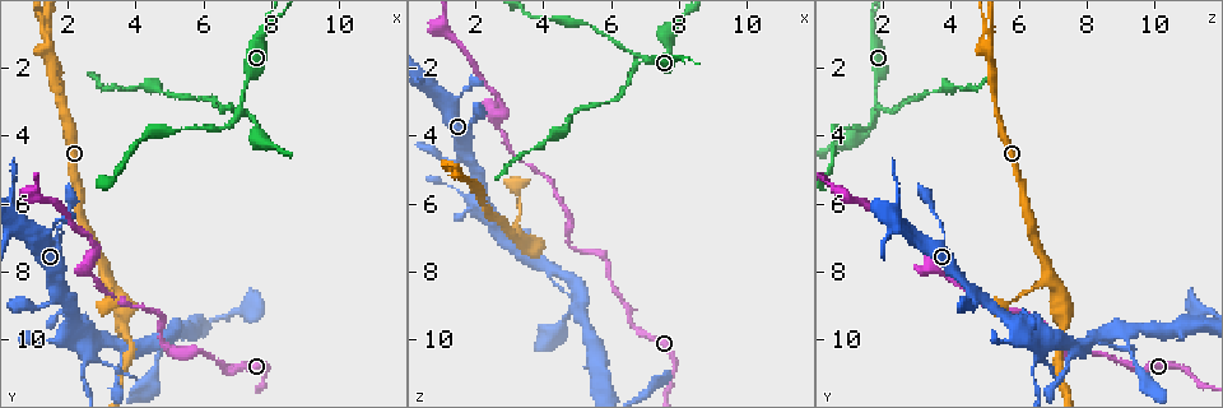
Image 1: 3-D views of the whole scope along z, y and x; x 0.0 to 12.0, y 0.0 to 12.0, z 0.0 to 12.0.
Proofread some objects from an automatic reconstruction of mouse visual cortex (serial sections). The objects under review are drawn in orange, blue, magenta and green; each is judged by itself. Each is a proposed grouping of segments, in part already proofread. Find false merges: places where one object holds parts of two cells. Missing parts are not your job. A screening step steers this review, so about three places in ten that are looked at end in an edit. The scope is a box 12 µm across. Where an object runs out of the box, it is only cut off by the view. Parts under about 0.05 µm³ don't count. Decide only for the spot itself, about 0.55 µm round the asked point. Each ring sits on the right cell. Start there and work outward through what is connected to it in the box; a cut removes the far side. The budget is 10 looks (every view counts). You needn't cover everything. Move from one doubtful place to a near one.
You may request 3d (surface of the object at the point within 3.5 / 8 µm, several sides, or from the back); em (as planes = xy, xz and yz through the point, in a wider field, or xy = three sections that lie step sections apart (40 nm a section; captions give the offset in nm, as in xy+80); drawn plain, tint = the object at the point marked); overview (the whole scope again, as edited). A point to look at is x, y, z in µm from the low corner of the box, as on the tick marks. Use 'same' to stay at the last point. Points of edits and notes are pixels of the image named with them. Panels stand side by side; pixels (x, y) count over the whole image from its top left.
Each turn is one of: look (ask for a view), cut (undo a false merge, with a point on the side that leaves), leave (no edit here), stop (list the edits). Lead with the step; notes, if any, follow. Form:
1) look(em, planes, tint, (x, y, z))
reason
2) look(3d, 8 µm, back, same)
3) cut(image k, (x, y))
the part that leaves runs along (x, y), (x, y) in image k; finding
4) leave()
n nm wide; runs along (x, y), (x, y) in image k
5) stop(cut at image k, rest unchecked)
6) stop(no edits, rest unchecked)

look(3d, 3.5 µm, (7.1, 3.2, 1.9))
looks like a crossing

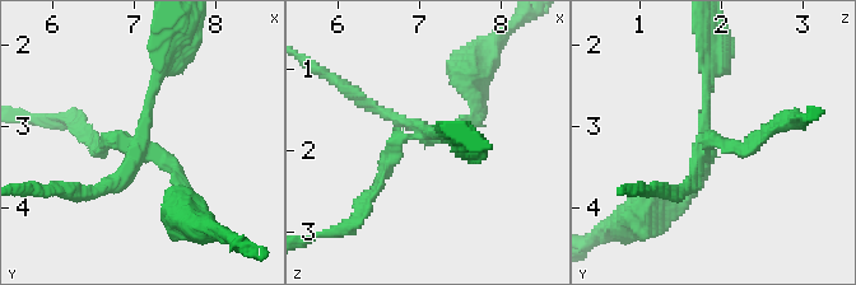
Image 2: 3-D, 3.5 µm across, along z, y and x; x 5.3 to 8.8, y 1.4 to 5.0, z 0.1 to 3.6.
look(em, planes, tint, (7.10, 3.25, 1.85))
4 arms; arms of 150, 150, 150, 150 nm; now the EM

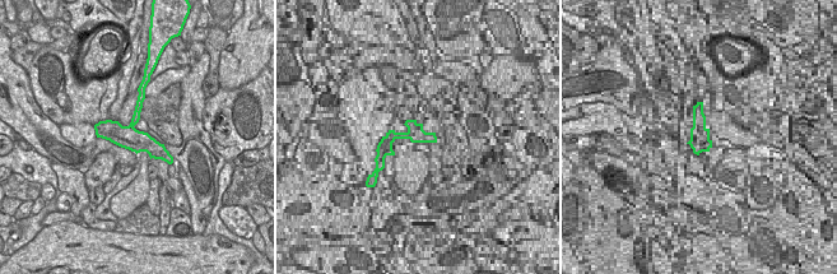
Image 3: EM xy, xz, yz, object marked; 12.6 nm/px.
cut(image 2, (384, 164))
two cells meet here

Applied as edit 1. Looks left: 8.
look(3d, 8 µm, (1.4, 1.4, 5.1))
three arms meet

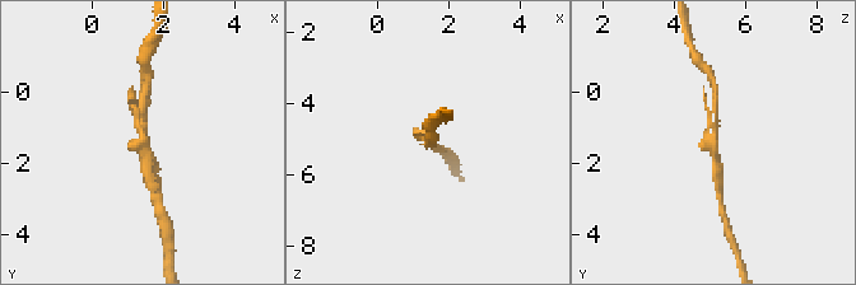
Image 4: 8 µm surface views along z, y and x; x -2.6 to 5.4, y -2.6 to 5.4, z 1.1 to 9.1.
look(3d, 3.5 µm, (1.5, 1.5, 5.0))
closer look

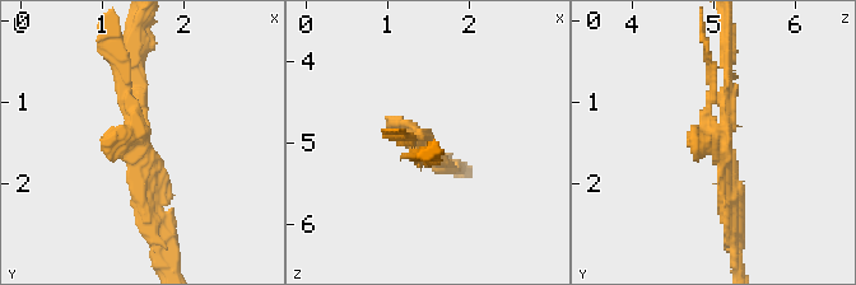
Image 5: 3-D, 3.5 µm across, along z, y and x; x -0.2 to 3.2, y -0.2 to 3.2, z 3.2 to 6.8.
look(em, xy, step 1, tint, (1.40, 1.45, 5.05))
3 arms; arms of 100, 150, 200 nm

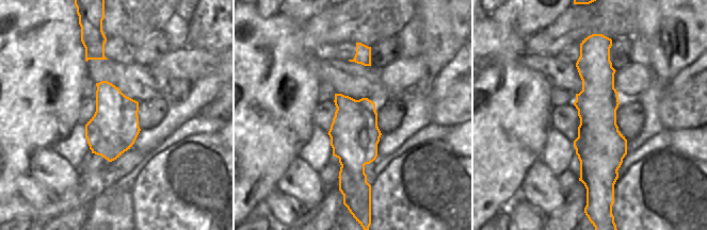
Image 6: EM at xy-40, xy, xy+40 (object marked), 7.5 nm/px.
leave()
runs along (163, 214), (135, 146), (139, 50) in image 5; continuous, no second cell

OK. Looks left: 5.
look(3d, 8 µm, (3.1, 8.1, 6.9))
small branch off a trunk

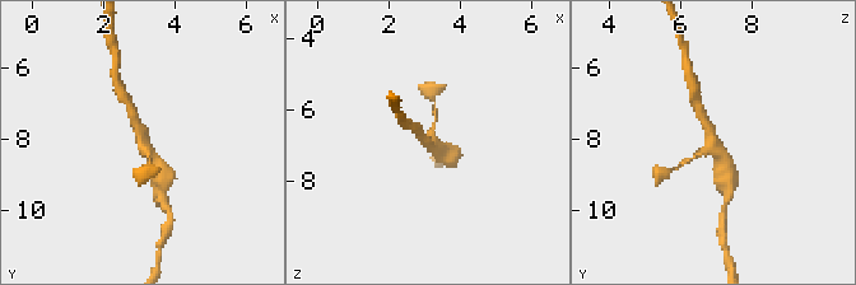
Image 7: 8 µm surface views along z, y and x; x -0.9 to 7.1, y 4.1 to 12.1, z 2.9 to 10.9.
look(3d, 3.5 µm, (3.1, 8.1, 6.9))

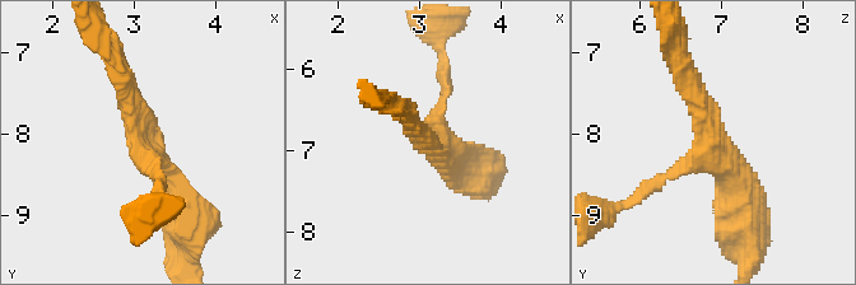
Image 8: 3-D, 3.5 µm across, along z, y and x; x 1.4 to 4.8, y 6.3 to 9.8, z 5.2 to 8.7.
look(em, xy, step 5, tint, (3.05, 8.15, 6.95))

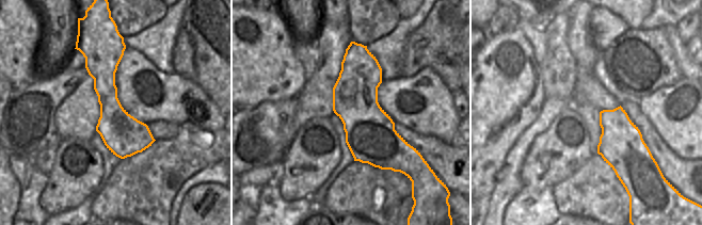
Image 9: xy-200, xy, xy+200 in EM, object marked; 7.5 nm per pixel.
leave()
arms of 100, 250, 350 nm; runs along (122, 70), (138, 141), (181, 211) in image 8; one cell here

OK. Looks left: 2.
stop(cut at image 2, rest unchecked)

